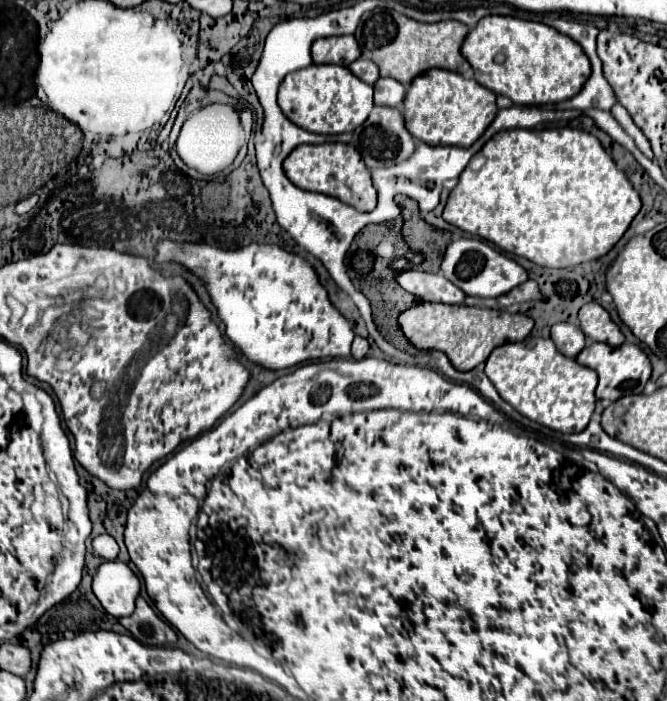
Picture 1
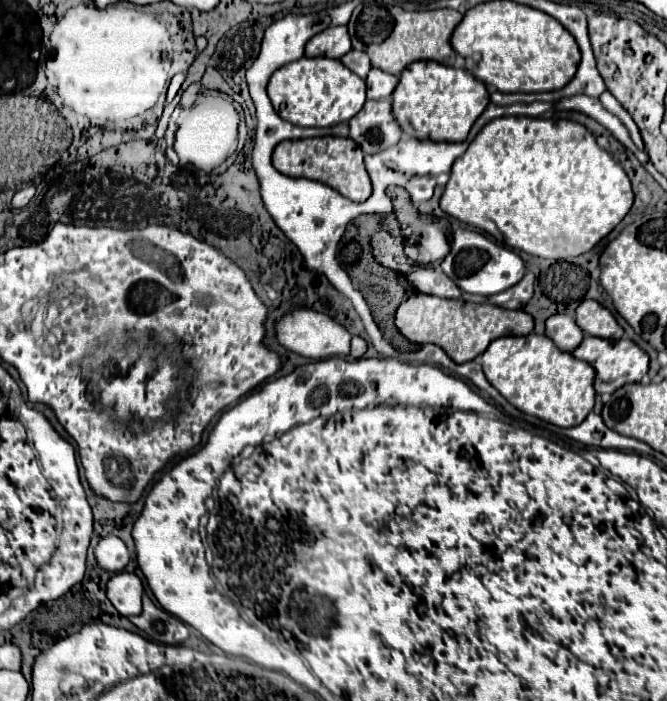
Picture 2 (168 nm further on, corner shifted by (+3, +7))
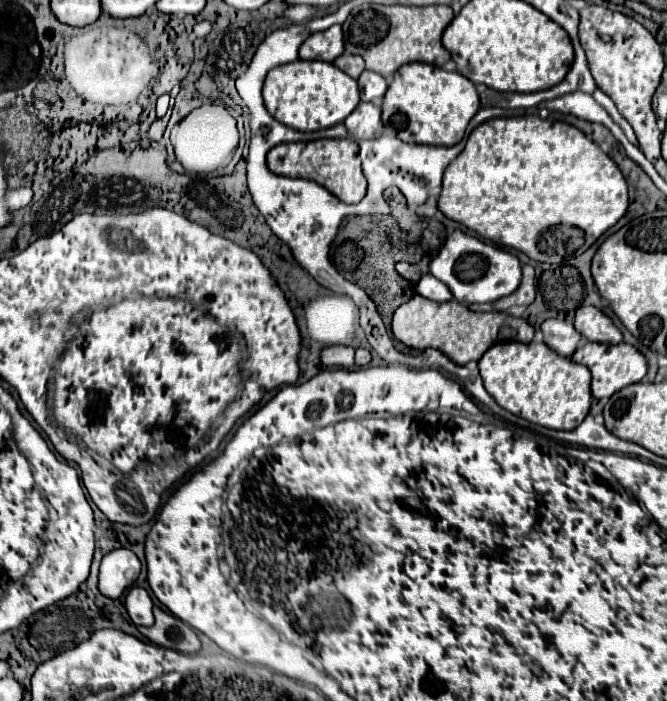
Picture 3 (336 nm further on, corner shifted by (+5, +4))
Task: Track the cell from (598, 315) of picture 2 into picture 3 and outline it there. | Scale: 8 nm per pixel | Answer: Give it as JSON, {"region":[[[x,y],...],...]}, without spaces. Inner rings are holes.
{"region":[[[580,307],[576,311],[574,327],[588,341],[610,343],[610,345],[616,345],[622,341],[620,329],[612,323],[612,319],[608,315],[604,315],[596,307]]]}

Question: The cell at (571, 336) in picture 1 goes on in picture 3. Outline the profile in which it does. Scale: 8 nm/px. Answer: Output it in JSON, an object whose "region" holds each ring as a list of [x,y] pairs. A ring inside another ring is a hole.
{"region":[[[548,319],[542,323],[540,329],[544,335],[544,343],[548,347],[552,347],[552,351],[556,351],[562,357],[570,357],[582,339],[580,333],[568,321]]]}

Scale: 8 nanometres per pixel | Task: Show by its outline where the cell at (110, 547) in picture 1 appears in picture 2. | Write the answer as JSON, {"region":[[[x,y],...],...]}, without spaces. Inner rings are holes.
{"region":[[[104,536],[96,546],[96,560],[108,572],[120,572],[128,564],[130,556],[124,542],[118,536]]]}

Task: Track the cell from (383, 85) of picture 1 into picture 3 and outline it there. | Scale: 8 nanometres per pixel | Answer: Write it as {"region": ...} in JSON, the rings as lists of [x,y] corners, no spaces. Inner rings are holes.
{"region":[[[364,71],[358,79],[360,85],[360,99],[362,101],[380,101],[386,93],[386,81],[382,75],[372,73],[372,71]]]}

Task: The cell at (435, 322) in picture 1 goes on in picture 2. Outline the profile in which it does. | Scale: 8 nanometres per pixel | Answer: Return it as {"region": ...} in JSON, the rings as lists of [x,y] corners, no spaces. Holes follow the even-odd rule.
{"region":[[[412,294],[396,310],[398,330],[416,344],[436,344],[440,346],[454,362],[470,362],[480,356],[488,344],[500,336],[526,336],[534,328],[532,316],[524,310],[506,310],[492,304],[472,304],[458,300],[446,300],[430,294]]]}

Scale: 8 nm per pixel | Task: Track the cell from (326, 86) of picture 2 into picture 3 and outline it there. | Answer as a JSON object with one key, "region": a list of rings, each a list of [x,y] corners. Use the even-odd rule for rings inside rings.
{"region":[[[292,61],[288,65],[274,67],[264,81],[262,89],[264,105],[268,113],[298,131],[320,131],[336,123],[342,123],[358,105],[358,83],[344,71],[326,61]]]}

